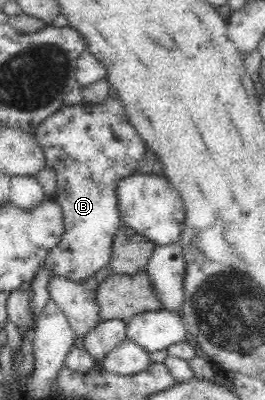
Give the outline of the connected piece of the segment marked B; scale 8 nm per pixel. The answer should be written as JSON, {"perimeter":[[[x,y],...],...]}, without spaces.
{"perimeter":[[[108,96],[100,104],[83,102],[76,106],[63,106],[60,111],[43,120],[34,135],[43,151],[46,166],[55,171],[56,187],[52,196],[61,205],[65,225],[62,242],[46,256],[45,268],[53,275],[82,283],[104,266],[109,267],[113,239],[122,225],[117,184],[121,178],[137,172],[137,161],[143,158],[148,146],[128,121],[116,96]]]}

